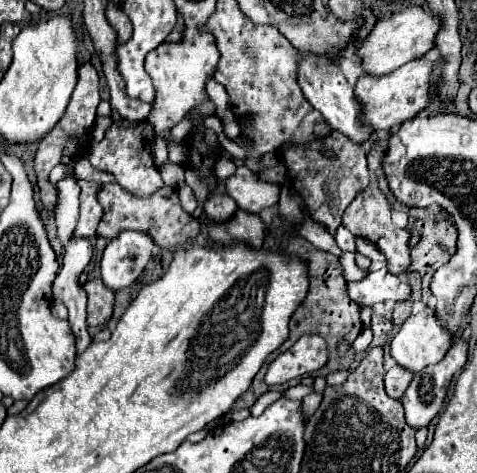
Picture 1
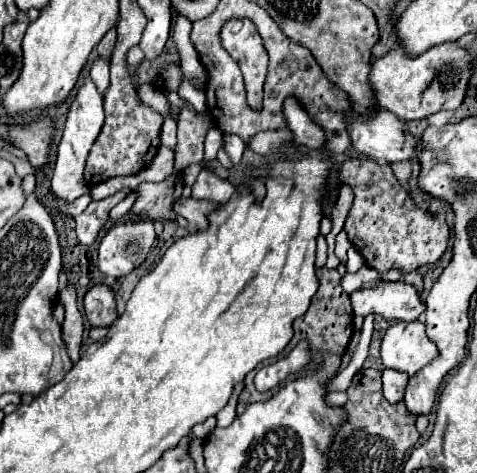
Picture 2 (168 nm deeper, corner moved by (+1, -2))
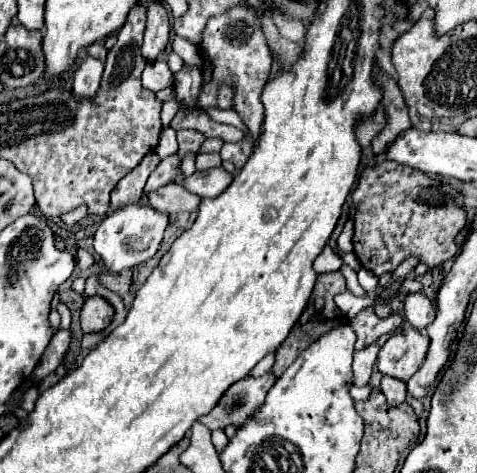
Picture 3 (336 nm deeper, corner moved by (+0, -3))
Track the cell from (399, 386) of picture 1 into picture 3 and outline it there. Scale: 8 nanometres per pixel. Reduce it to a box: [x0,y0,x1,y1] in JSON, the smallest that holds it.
[381,376,407,406]

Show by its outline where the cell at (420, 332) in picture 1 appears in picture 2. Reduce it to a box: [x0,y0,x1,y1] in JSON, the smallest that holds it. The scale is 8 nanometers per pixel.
[382,321,438,375]

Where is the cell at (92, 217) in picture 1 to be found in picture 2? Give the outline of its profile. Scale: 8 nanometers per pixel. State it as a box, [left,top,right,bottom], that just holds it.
[76,191,130,245]

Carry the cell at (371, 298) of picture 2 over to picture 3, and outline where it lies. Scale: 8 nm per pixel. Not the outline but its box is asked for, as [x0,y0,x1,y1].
[405,294,435,330]

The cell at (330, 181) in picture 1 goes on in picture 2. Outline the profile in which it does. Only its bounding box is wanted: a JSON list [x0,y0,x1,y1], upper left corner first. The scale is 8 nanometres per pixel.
[326,185,352,267]

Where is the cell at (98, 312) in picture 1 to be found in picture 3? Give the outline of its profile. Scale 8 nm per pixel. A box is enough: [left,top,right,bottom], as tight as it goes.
[81,296,115,332]

